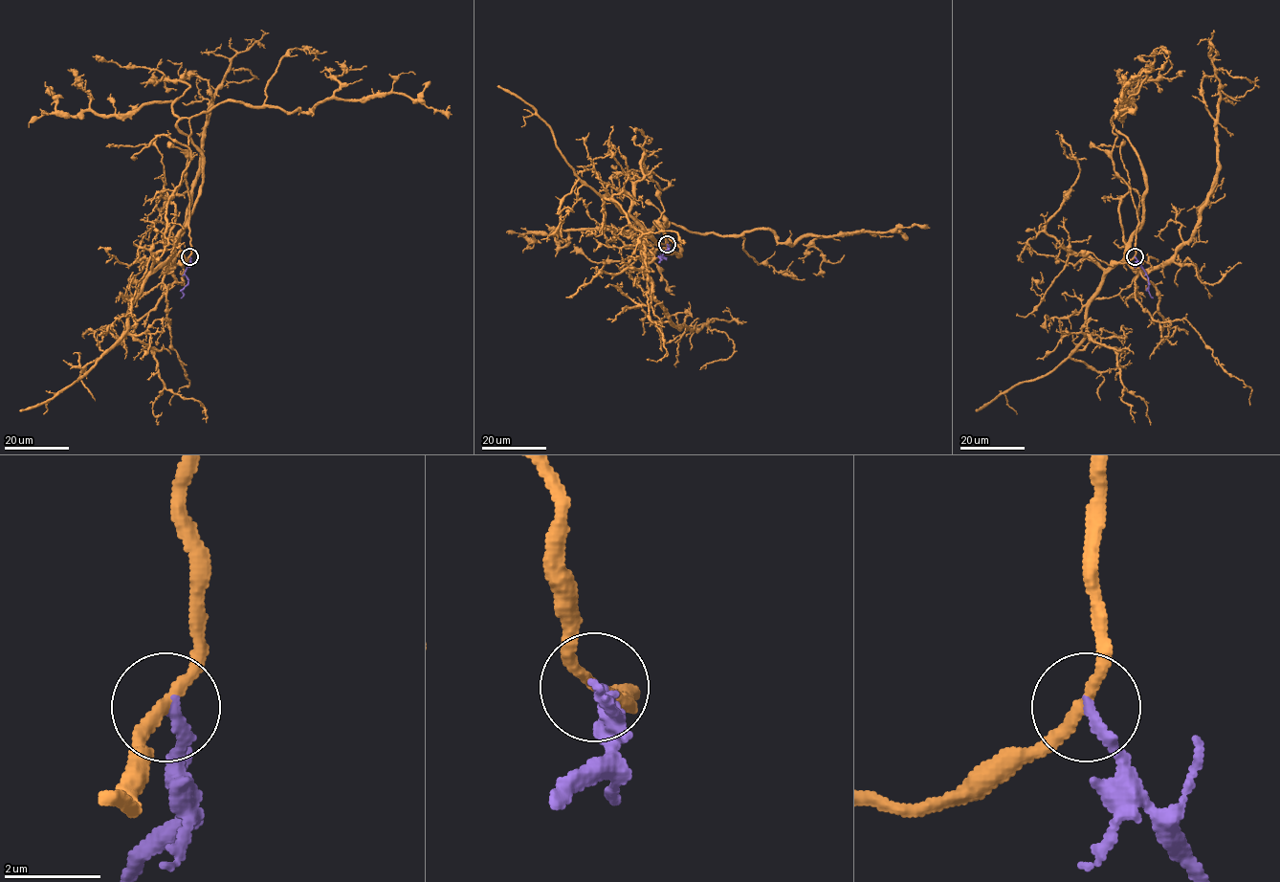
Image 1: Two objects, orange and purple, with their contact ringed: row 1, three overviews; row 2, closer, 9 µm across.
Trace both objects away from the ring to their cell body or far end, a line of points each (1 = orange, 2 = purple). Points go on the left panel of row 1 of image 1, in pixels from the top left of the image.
1: (189, 256), (186, 180), (191, 117), (228, 100), (292, 113), (330, 99), (392, 93), (437, 110), (450, 105)
2: (189, 256), (190, 263), (185, 274), (187, 284), (181, 297)

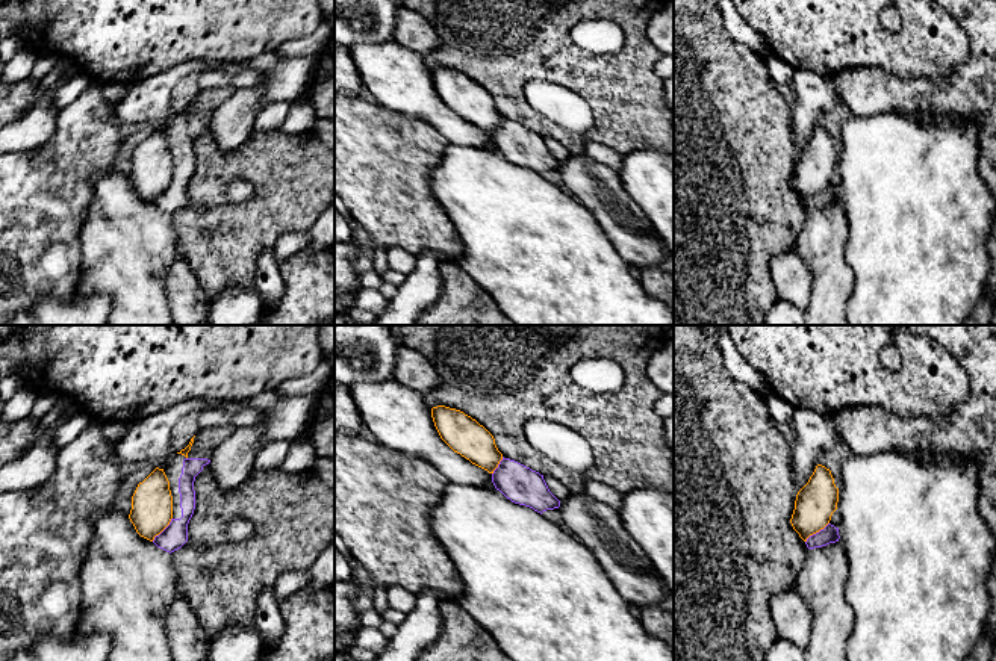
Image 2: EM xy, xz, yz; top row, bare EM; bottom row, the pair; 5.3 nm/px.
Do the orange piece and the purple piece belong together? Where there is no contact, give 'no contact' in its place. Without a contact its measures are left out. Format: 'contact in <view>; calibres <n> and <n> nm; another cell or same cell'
contact in yz; calibres 220 and 100 nm; another cell

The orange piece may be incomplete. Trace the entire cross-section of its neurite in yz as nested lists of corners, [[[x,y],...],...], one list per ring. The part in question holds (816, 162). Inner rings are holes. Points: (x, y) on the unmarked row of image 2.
[[[817,126],[808,144],[798,153],[790,180],[799,198],[807,200],[823,191],[837,171],[839,150],[831,132]]]

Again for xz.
[[[437,67],[431,79],[440,100],[472,126],[493,135],[503,121],[493,97],[475,80],[460,71]]]

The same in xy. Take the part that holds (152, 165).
[[[156,129],[132,157],[129,175],[136,194],[153,203],[173,180],[173,157],[163,130]]]

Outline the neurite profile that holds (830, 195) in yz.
[[[828,185],[823,191],[810,197],[807,200],[805,206],[807,206],[808,210],[814,210],[814,209],[826,207],[829,204],[836,204],[836,203],[839,203],[839,200],[840,200],[839,189]]]

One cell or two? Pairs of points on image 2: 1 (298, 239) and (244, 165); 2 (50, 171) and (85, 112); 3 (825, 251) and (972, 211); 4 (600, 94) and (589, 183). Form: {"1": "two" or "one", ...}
{"1": "two", "2": "one", "3": "two", "4": "two"}

